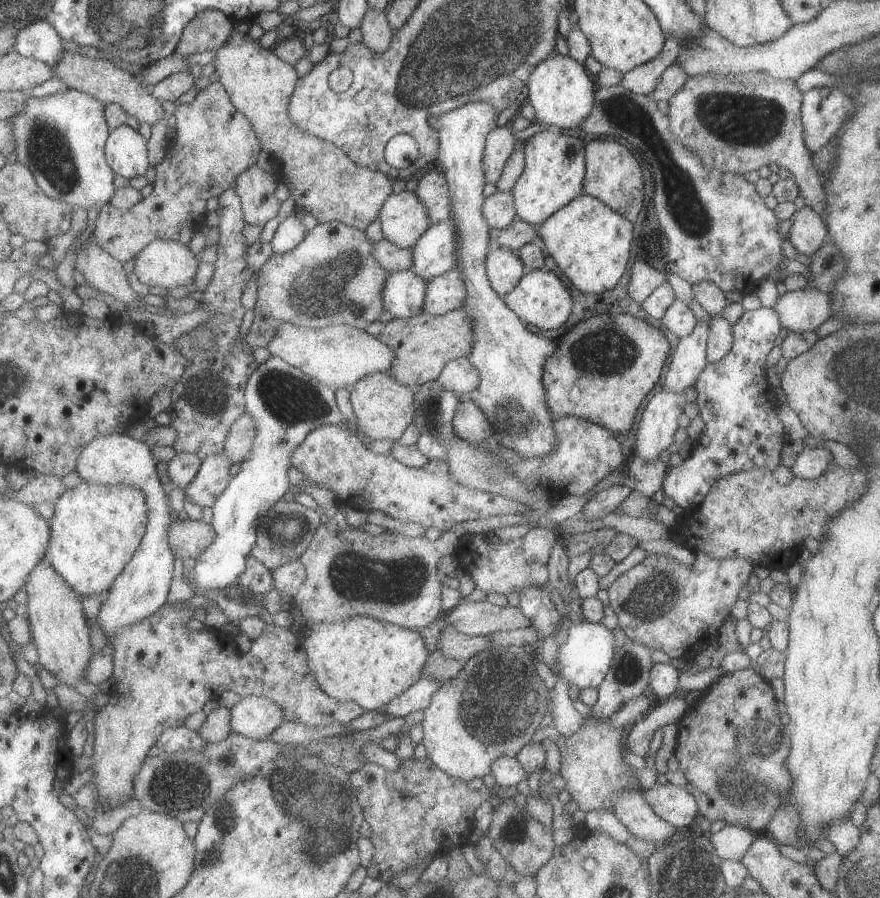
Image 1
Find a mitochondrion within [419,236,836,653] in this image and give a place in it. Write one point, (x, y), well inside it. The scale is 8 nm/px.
(608, 351)

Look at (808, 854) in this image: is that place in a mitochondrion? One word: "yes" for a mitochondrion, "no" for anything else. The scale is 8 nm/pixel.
no

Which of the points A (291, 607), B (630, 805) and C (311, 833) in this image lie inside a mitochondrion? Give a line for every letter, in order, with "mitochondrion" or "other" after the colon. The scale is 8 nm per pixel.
A: other
B: other
C: mitochondrion

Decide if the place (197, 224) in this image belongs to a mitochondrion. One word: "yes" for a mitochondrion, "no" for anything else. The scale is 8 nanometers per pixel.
no

